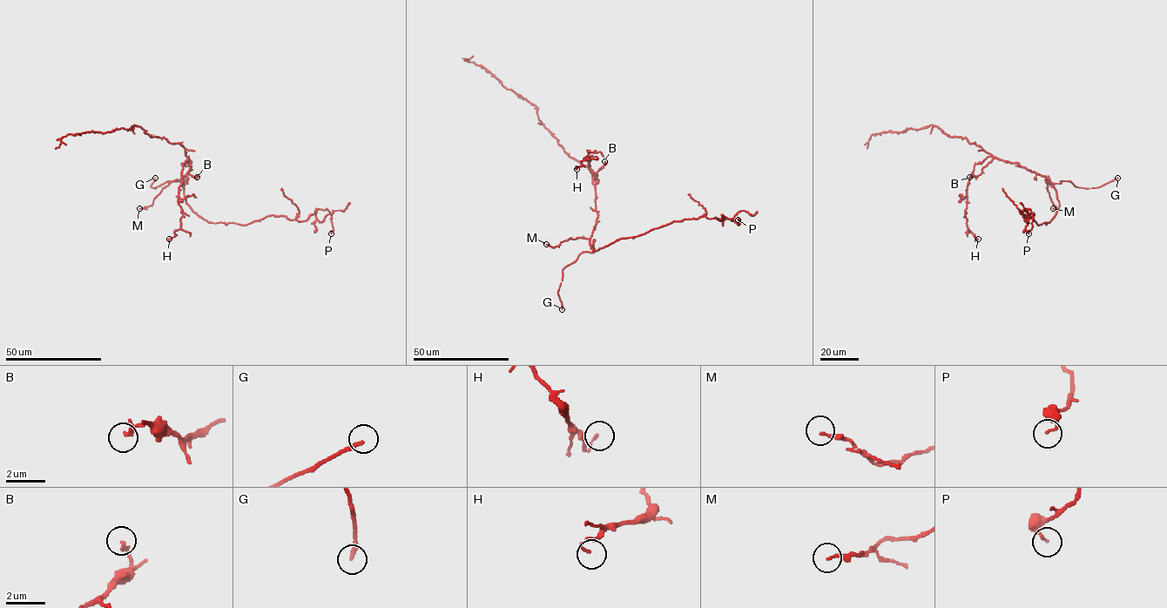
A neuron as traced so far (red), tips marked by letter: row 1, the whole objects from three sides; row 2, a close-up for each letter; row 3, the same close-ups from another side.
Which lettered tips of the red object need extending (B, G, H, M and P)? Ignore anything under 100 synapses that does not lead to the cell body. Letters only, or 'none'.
G

